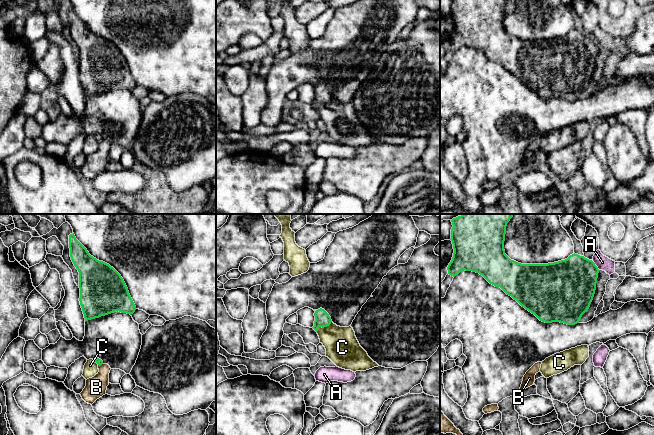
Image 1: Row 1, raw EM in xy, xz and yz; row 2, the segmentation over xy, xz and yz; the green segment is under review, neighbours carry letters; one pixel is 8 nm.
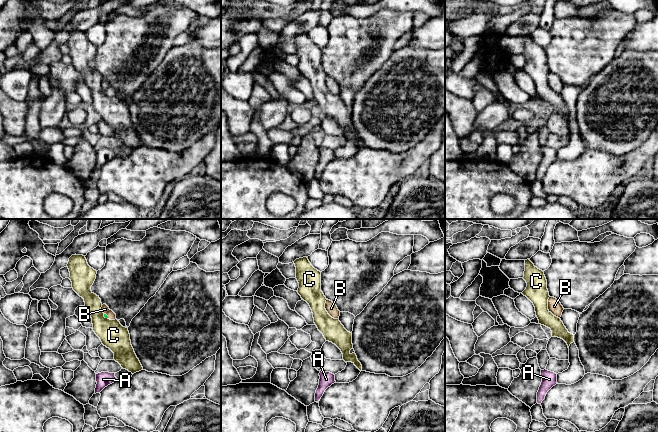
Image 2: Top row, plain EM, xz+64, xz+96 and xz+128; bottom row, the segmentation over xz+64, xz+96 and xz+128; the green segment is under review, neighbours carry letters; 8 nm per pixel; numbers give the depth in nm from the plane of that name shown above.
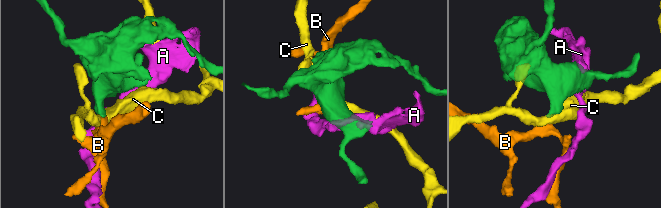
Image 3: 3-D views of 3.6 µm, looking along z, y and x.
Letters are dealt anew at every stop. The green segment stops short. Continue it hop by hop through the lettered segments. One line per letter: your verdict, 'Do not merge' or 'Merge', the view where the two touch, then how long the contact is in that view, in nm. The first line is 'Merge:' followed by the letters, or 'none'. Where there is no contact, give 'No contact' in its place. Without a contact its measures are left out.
Merge: B
A: Do not merge. Touches green in yz. Shared border 90 nm
B: Merge. Touches green in xy. Shared border 40 nm
C: Do not merge. Touches green in xz. Shared border 150 nm

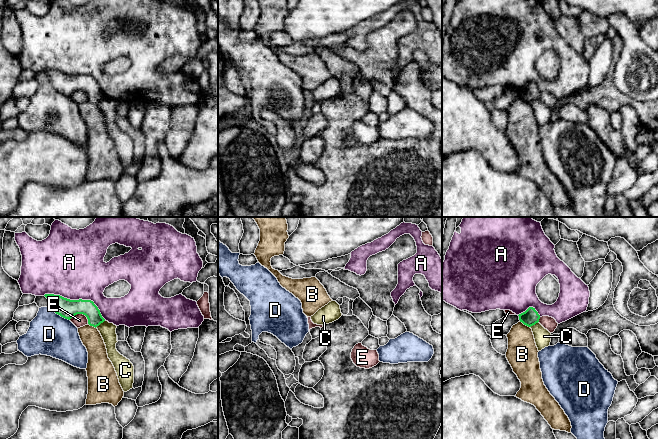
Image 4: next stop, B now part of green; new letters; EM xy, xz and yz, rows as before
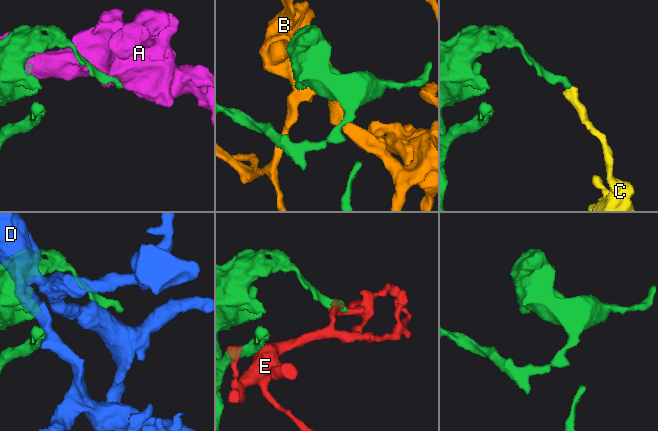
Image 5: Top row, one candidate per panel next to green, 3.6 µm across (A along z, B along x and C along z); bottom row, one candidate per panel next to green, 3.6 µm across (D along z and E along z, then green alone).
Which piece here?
Merge: none
A: Do not merge. Touches green in xy. Shared border 550 nm
B: Do not merge. Touches green in yz. Shared border 100 nm
C: Do not merge. Touches green in xy. Shared border 110 nm
D: Do not merge. Touches green in xy. Shared border 200 nm
E: Do not merge. Touches green in xy. Shared border 160 nm

